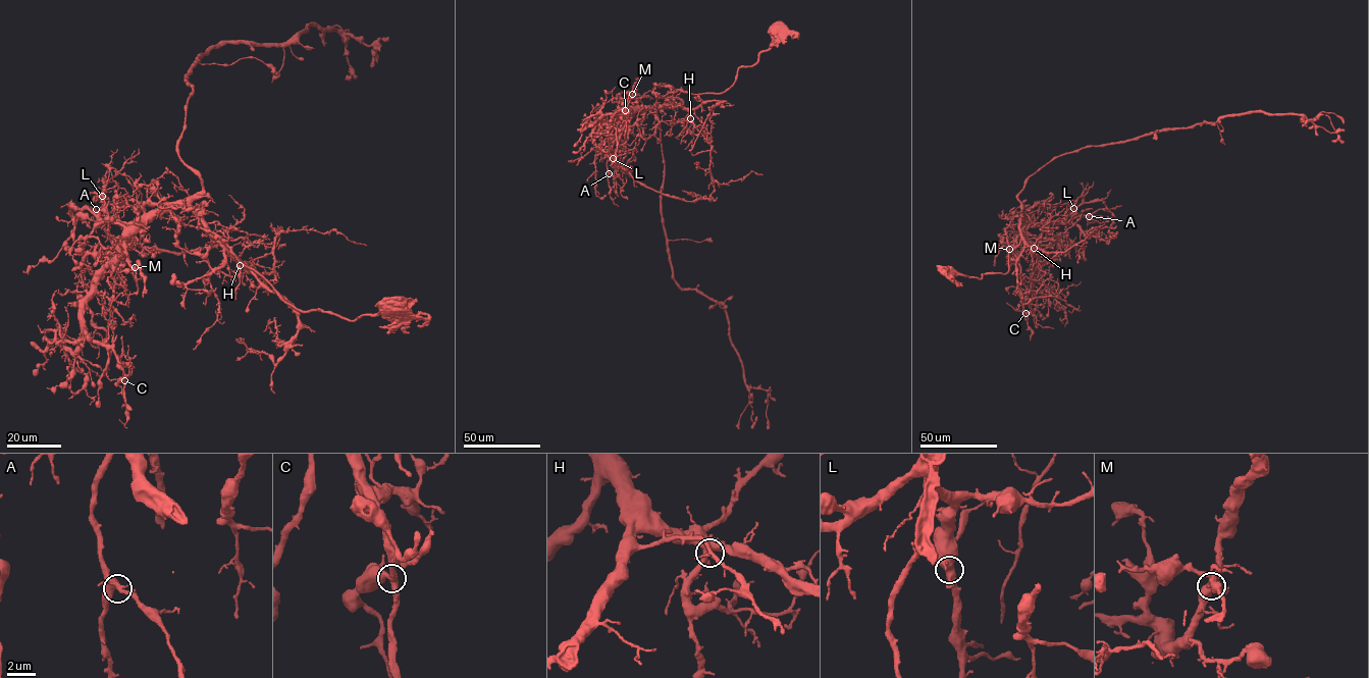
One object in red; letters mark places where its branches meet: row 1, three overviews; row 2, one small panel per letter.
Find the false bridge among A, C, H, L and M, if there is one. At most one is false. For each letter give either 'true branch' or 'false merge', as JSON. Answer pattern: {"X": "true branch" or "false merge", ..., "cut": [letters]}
{"A": "true branch", "C": "false merge", "H": "true branch", "L": "true branch", "M": "true branch", "cut": ["C"]}

